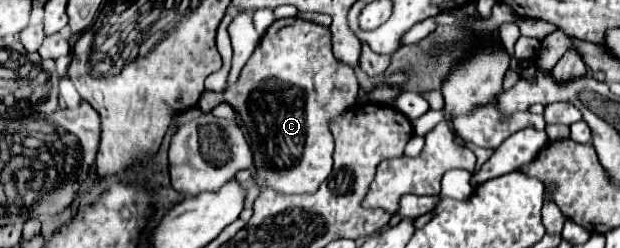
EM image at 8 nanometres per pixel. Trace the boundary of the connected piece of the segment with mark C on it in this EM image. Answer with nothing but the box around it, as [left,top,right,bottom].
[199,17,359,193]

